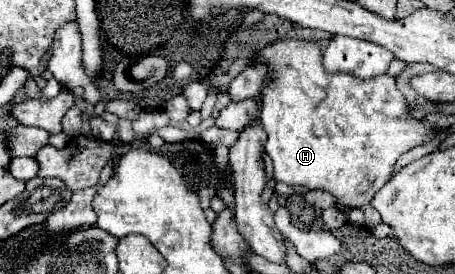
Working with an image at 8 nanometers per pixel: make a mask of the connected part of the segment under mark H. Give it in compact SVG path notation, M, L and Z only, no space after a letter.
M277 40L261 52L259 60L269 64L273 78L271 86L263 90L261 102L261 120L269 134L265 152L273 160L273 178L277 182L291 188L327 190L335 198L335 208L359 208L365 214L367 228L371 228L379 224L379 214L373 212L375 208L371 206L375 192L389 180L399 156L433 140L437 126L411 114L411 106L397 90L393 76L385 74L377 76L377 80L357 80L345 74L329 76L321 68L321 56L319 44L307 40Z

